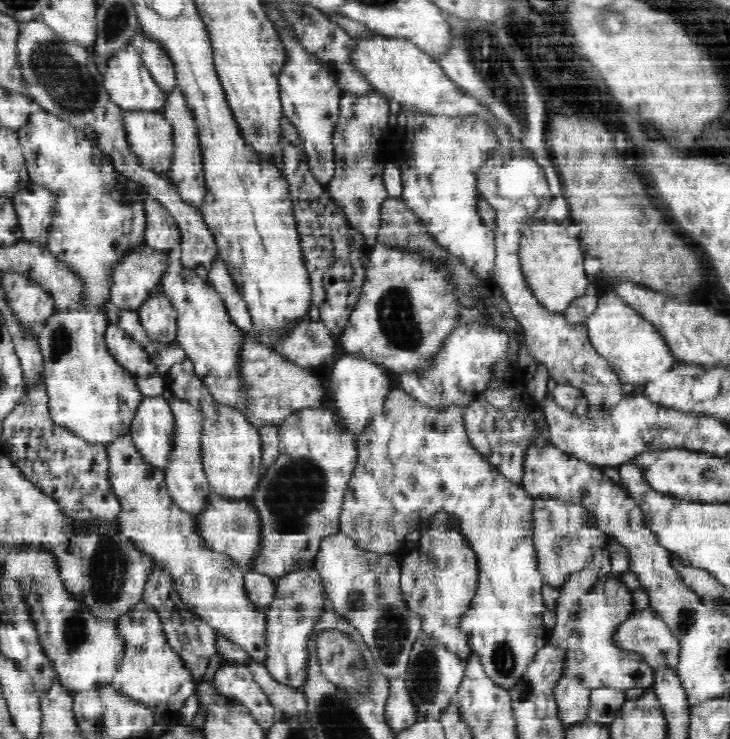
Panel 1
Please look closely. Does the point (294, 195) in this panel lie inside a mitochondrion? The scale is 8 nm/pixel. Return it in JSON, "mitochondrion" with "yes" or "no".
{"mitochondrion":"no"}

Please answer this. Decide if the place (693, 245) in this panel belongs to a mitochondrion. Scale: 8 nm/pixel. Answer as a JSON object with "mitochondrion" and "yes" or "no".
{"mitochondrion":"no"}

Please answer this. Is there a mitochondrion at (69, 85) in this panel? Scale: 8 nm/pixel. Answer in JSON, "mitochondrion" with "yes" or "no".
{"mitochondrion":"yes"}

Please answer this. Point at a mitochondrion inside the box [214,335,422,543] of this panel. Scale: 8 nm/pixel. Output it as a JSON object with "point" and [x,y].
{"point":[295,489]}

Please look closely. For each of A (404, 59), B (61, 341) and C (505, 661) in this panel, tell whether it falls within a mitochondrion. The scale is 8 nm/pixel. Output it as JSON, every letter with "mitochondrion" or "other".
{"A":"other","B":"mitochondrion","C":"mitochondrion"}

